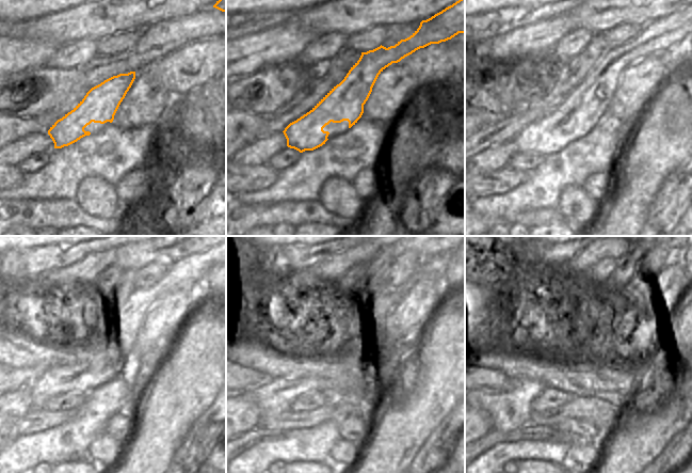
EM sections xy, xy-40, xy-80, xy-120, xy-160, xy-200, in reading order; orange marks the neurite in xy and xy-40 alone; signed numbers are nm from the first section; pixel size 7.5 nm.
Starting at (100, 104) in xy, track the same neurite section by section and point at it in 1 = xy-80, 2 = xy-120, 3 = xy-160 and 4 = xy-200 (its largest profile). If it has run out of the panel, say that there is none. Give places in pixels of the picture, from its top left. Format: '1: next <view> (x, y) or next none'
1: next xy-80 (589, 100)
2: next xy-120 (67, 373)
3: next xy-160 (355, 337)
4: next xy-200 (510, 408)

